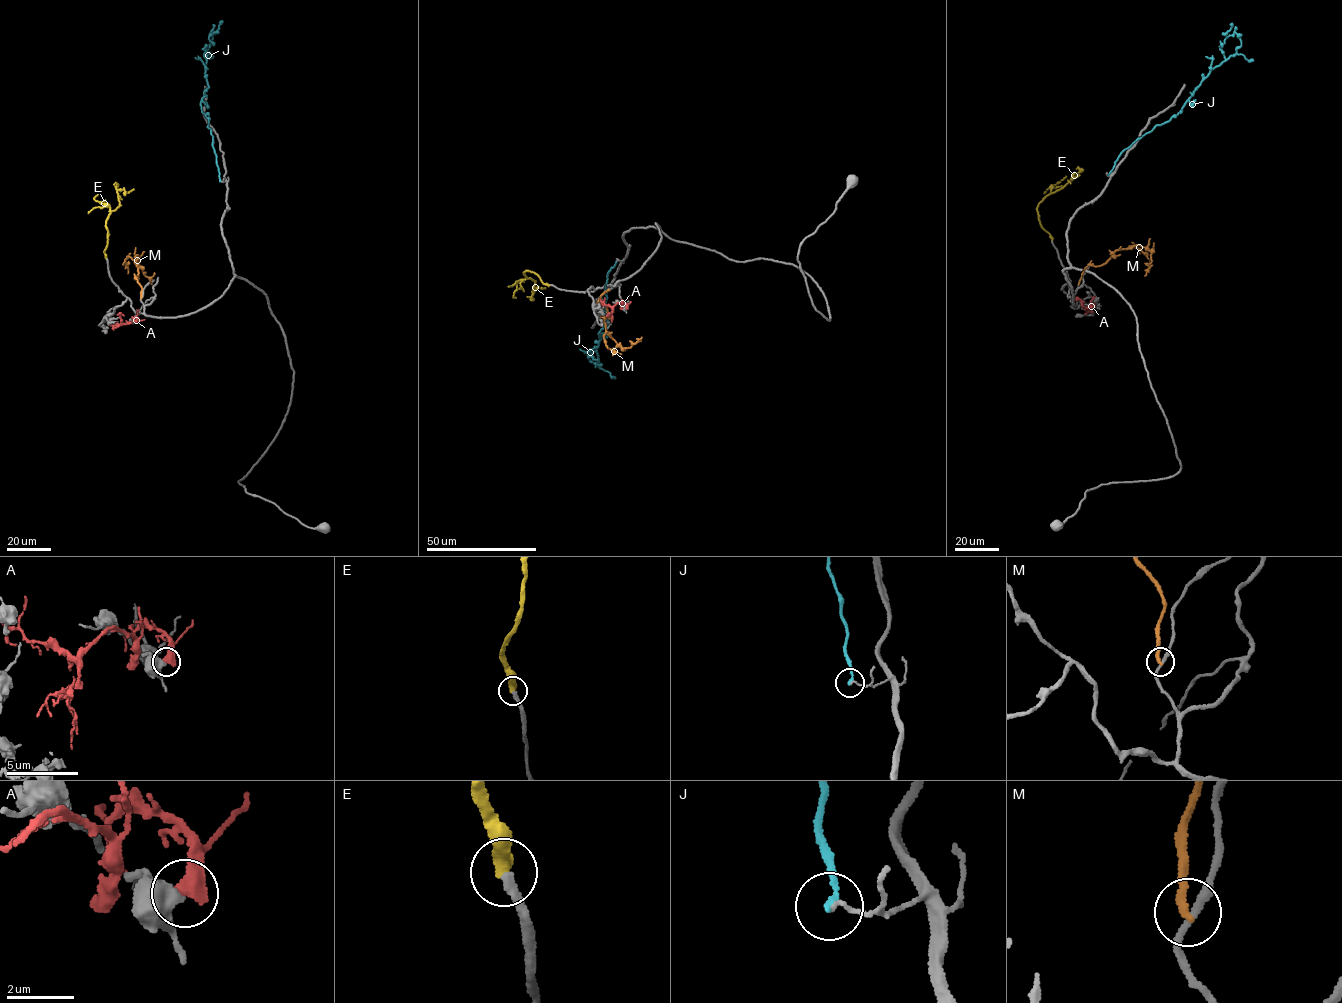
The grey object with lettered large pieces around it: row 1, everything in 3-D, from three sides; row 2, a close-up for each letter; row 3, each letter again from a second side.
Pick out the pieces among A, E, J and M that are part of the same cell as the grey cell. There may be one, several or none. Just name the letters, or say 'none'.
E

